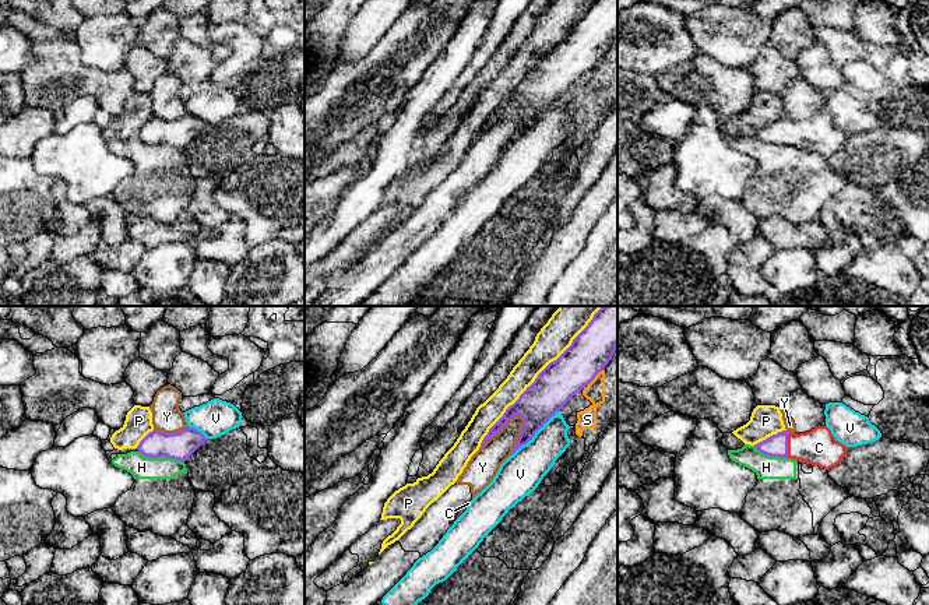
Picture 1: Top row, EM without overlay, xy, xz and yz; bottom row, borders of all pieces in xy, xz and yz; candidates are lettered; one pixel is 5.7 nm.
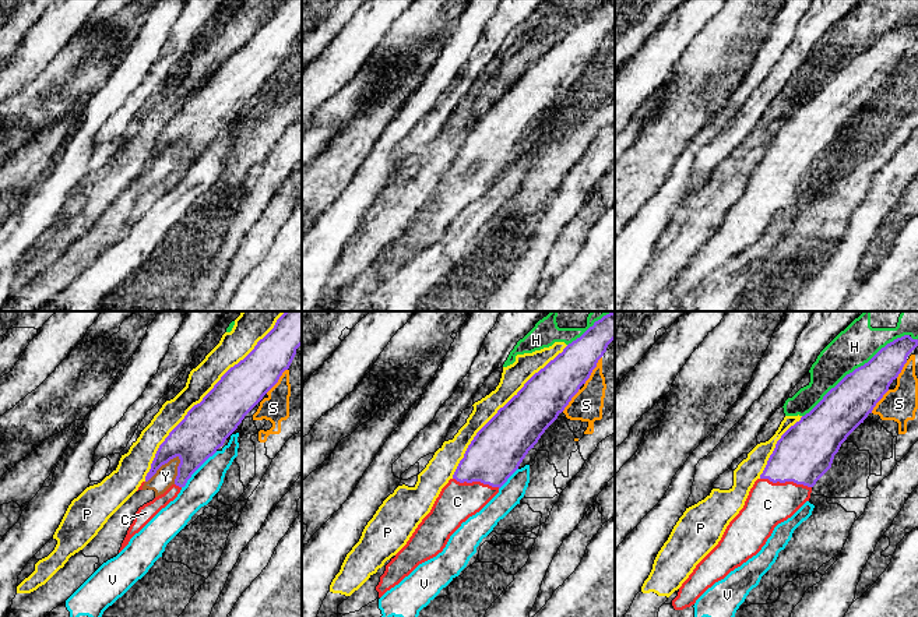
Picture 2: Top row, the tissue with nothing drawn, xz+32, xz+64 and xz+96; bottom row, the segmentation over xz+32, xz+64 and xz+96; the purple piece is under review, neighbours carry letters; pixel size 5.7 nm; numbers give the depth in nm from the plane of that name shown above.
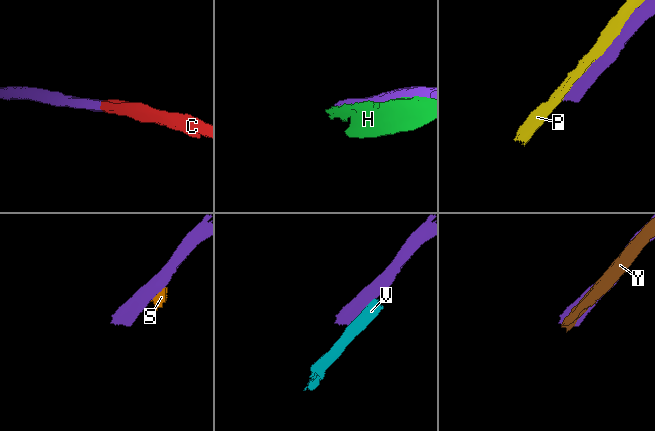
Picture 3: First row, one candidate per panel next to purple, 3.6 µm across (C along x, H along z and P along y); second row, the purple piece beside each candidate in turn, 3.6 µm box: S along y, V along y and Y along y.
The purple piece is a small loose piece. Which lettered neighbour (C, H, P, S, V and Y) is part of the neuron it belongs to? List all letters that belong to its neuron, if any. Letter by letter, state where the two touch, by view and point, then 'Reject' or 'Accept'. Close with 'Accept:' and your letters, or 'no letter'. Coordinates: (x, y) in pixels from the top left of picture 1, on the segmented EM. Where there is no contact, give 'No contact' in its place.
C: Touches purple at yz (787, 445). Accept
H: Touches purple at xy (161, 456). Reject
P: Touches purple at xz (538, 376). Reject
S: Touches purple at xz (594, 377). Reject
V: Touches purple at xz (535, 432). Reject
Y: Touches purple at xz (502, 428). Reject
Accept: C

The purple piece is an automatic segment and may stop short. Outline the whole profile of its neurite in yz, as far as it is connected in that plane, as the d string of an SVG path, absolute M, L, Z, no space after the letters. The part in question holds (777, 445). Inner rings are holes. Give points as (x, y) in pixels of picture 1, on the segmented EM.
M820 425L799 435L788 430L778 432L754 447L770 457L792 458L824 469L838 465L849 449L840 443L827 426Z

